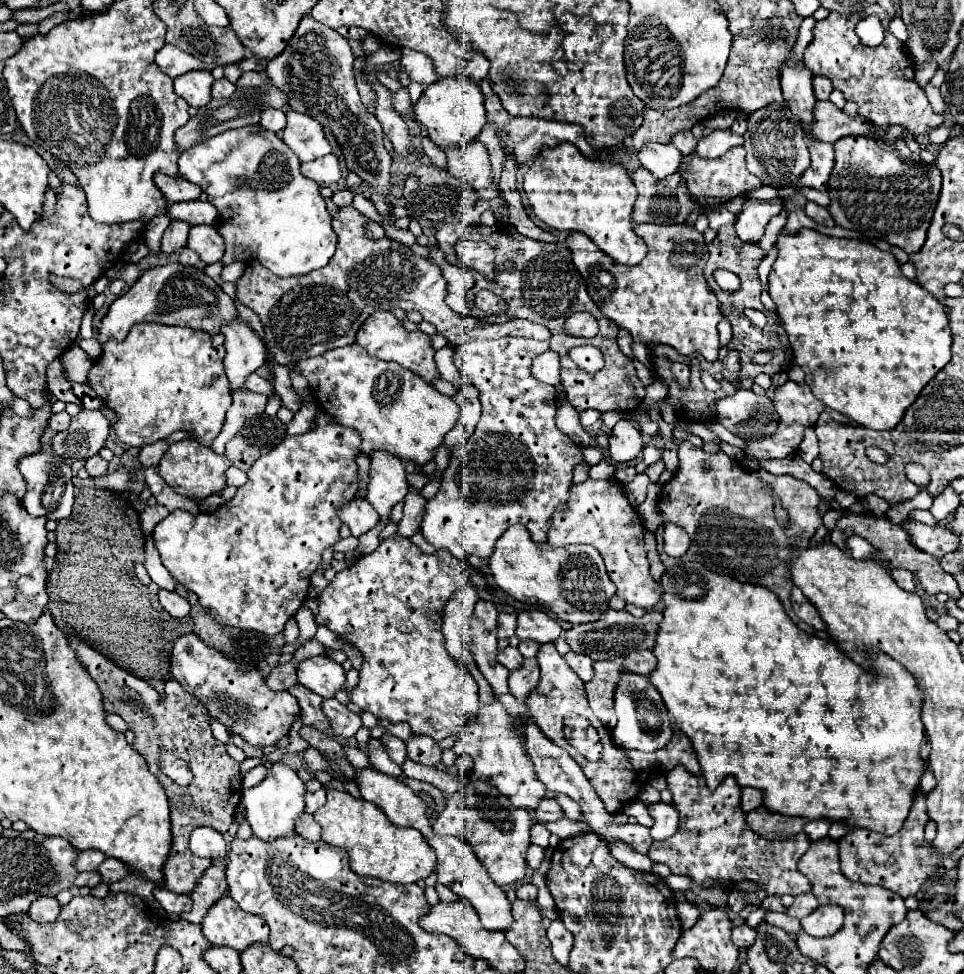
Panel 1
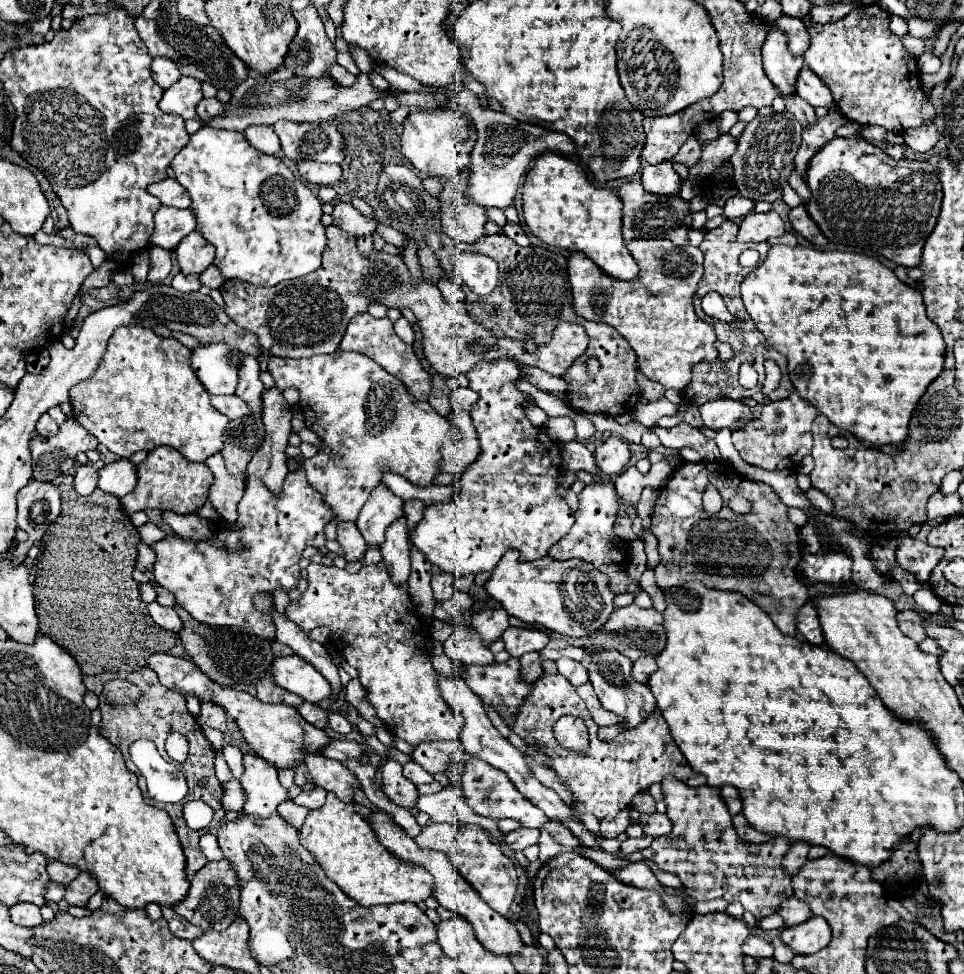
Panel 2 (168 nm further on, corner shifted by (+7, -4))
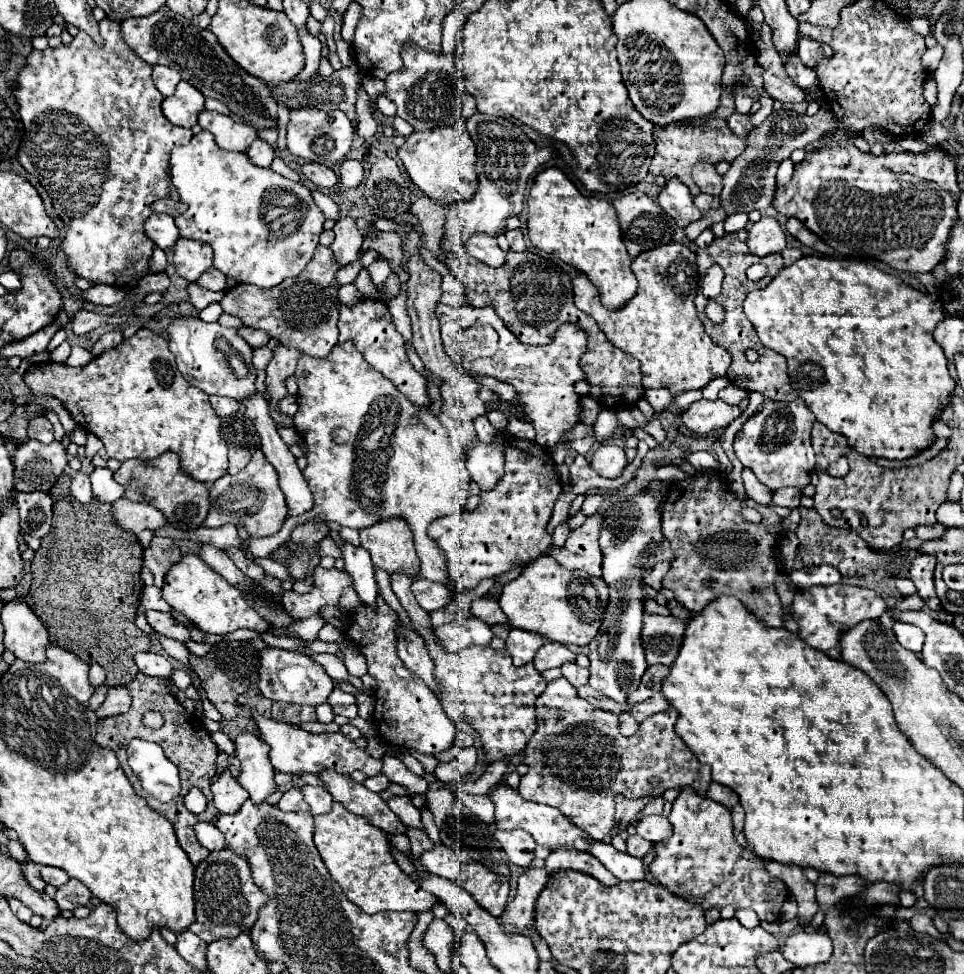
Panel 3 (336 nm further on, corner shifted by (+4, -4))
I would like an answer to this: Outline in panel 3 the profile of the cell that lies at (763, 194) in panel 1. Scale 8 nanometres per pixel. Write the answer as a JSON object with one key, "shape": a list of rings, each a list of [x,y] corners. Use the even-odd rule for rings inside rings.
{"shape":[[[732,214],[726,218],[724,222],[724,230],[730,234],[730,232],[738,232],[738,230],[744,230],[748,224],[748,214]]]}

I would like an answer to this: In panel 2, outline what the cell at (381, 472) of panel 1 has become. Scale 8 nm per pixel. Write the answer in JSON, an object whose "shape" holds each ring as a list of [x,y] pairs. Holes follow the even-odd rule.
{"shape":[[[379,484],[373,488],[369,500],[359,512],[357,528],[361,530],[367,544],[377,544],[385,540],[385,530],[391,522],[403,516],[403,500],[395,496],[389,486]]]}

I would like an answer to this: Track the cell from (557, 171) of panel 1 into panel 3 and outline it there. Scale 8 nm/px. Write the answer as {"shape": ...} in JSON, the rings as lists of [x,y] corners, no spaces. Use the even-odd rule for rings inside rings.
{"shape":[[[558,168],[542,170],[530,188],[528,238],[534,248],[544,250],[586,274],[596,286],[600,302],[610,310],[622,308],[638,290],[636,276],[630,270],[632,258],[626,252],[616,210],[606,200],[582,196]]]}

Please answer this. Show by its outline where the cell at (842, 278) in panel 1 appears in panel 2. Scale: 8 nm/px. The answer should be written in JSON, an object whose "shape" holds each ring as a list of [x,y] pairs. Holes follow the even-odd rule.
{"shape":[[[777,244],[771,246],[767,258],[763,260],[761,266],[757,266],[741,284],[741,298],[745,302],[747,312],[751,314],[753,322],[757,324],[757,328],[765,334],[769,346],[773,346],[777,352],[781,352],[787,358],[787,368],[789,368],[789,376],[793,386],[797,388],[797,392],[809,400],[813,406],[819,408],[821,414],[825,414],[837,428],[851,432],[853,436],[857,436],[865,446],[885,446],[885,444],[899,444],[905,440],[907,436],[907,424],[911,418],[911,412],[915,410],[919,398],[923,396],[923,392],[927,390],[927,386],[941,374],[943,370],[943,352],[945,352],[945,342],[941,338],[939,328],[927,318],[925,314],[925,304],[921,298],[921,292],[907,286],[905,282],[901,282],[895,272],[887,266],[883,266],[879,260],[869,258],[865,254],[853,254],[853,252],[827,252],[827,250],[815,250],[809,246],[785,246],[785,244]]]}

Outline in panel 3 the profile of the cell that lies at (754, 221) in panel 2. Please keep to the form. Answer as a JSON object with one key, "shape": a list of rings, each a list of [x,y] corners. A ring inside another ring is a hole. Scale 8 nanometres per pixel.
{"shape":[[[760,218],[748,228],[748,250],[754,256],[768,256],[786,248],[786,234],[774,218]]]}

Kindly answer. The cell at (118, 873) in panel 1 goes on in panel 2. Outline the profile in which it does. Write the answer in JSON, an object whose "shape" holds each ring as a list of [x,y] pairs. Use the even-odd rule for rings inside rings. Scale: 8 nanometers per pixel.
{"shape":[[[81,872],[69,886],[65,892],[65,900],[69,904],[77,904],[77,906],[85,906],[87,900],[99,890],[99,884],[93,876],[89,876],[87,872]]]}

